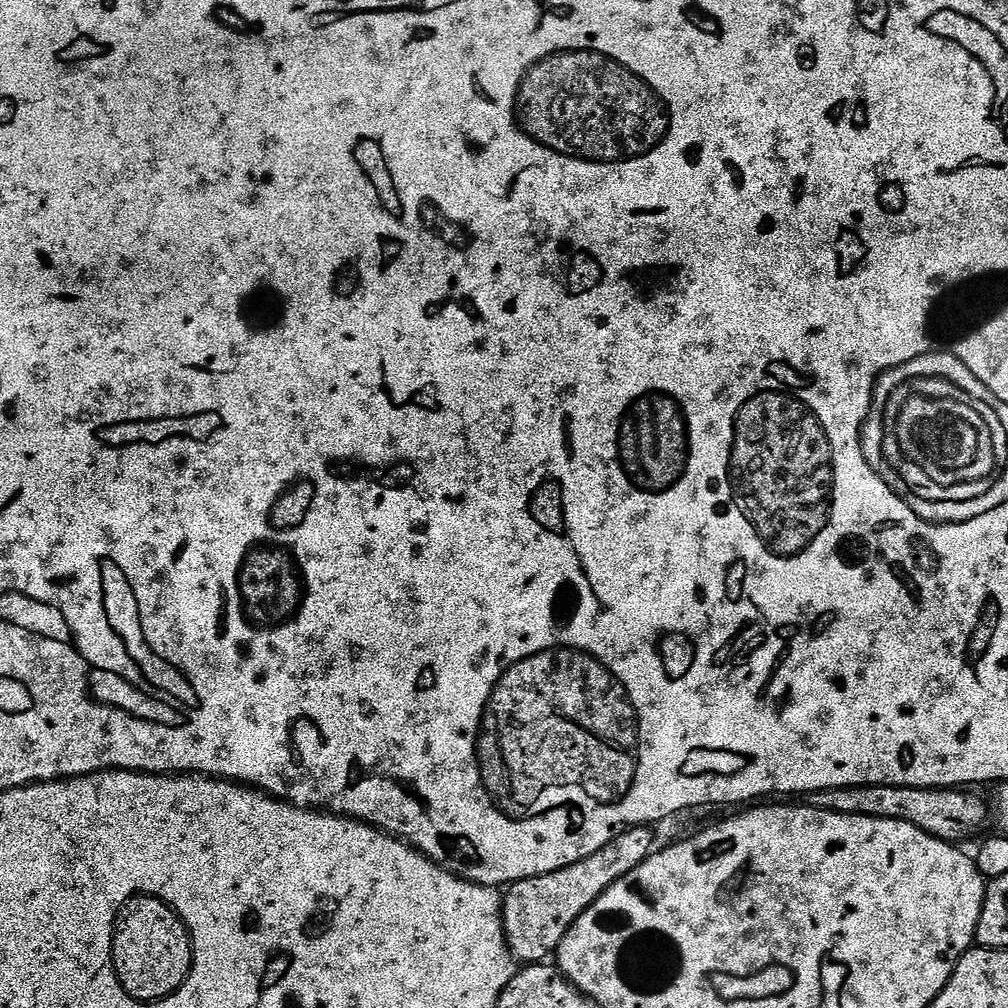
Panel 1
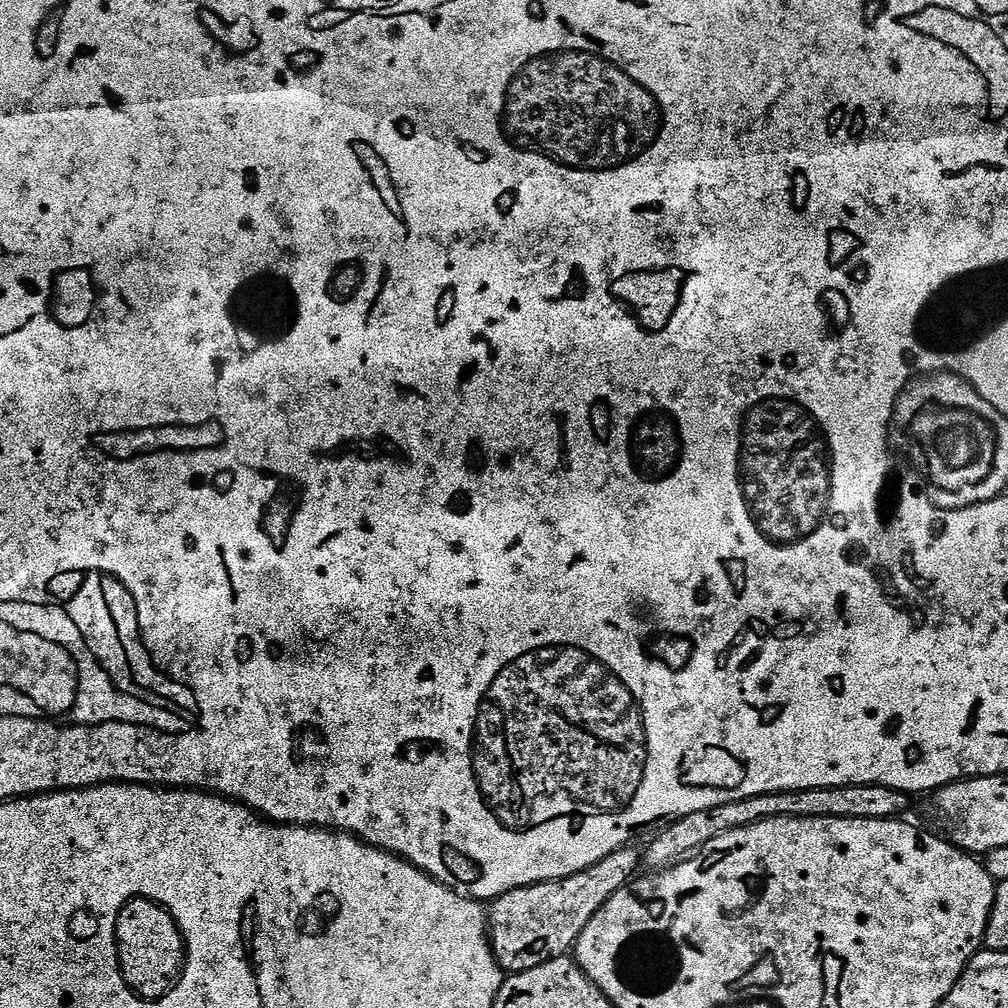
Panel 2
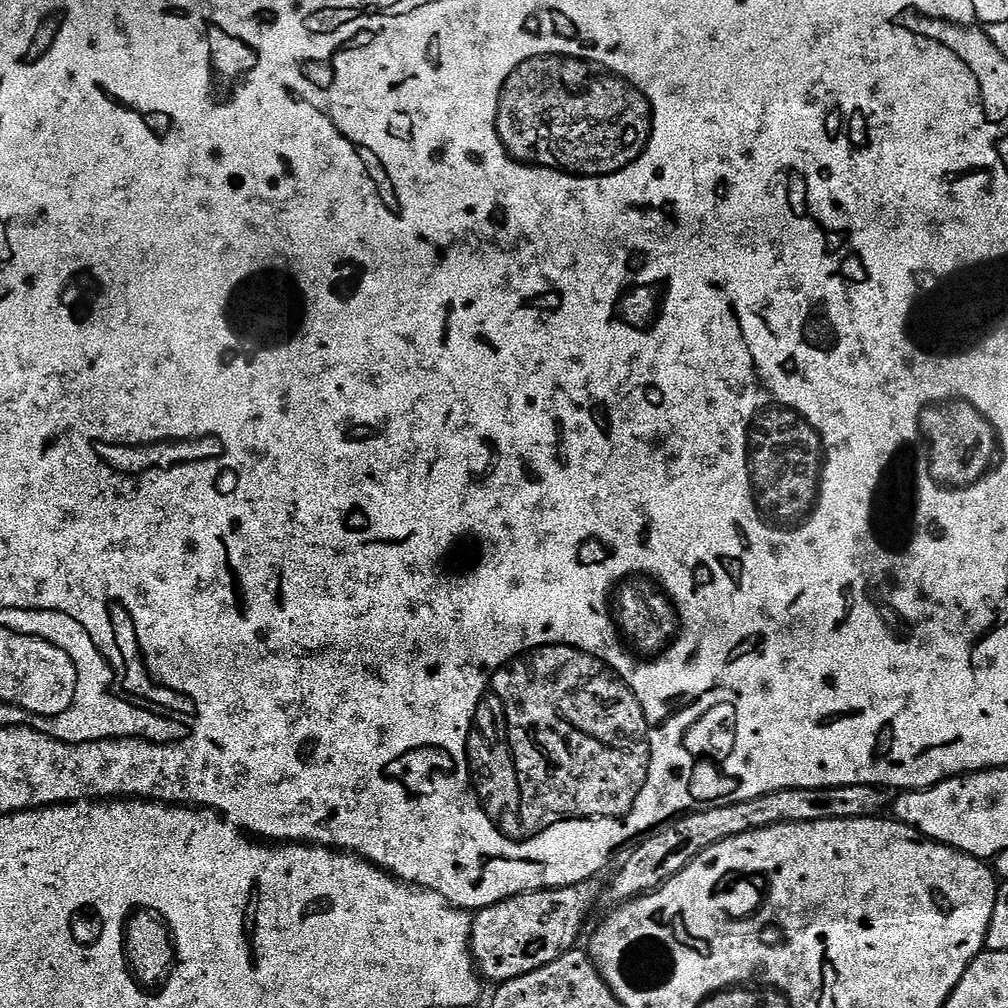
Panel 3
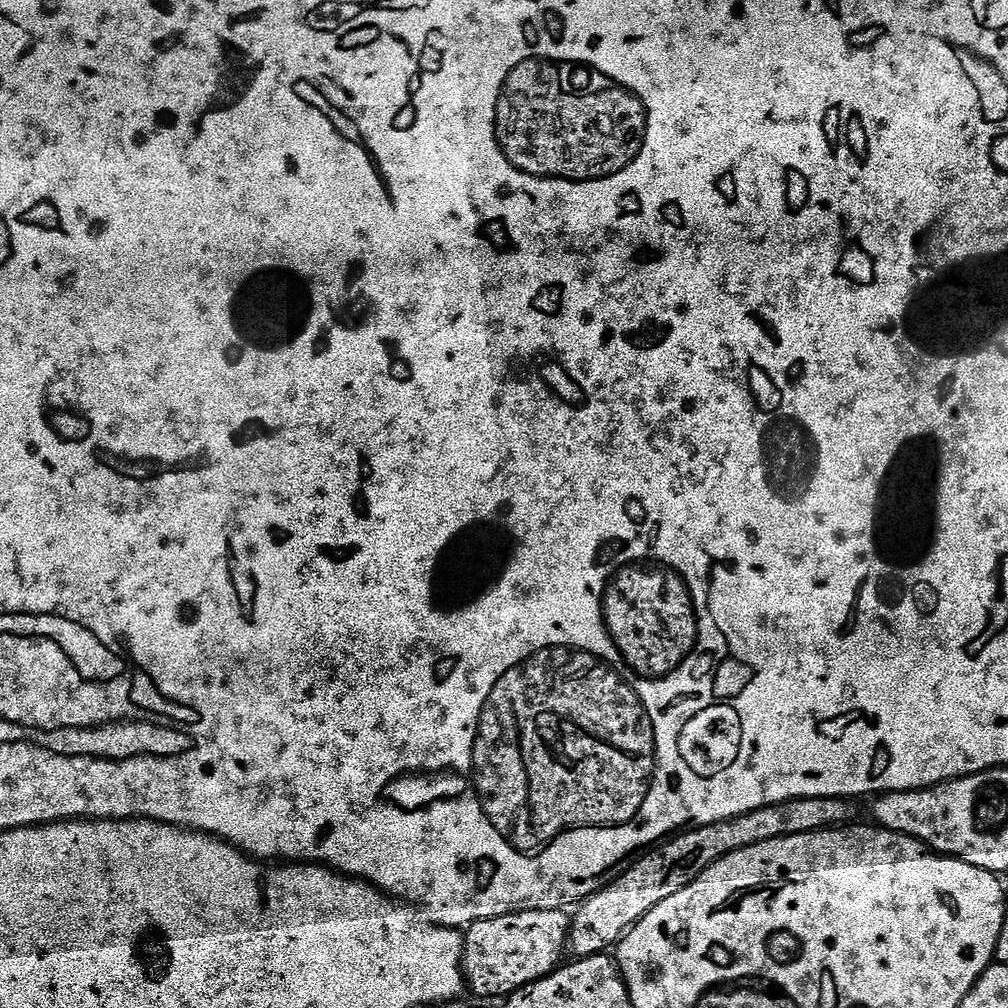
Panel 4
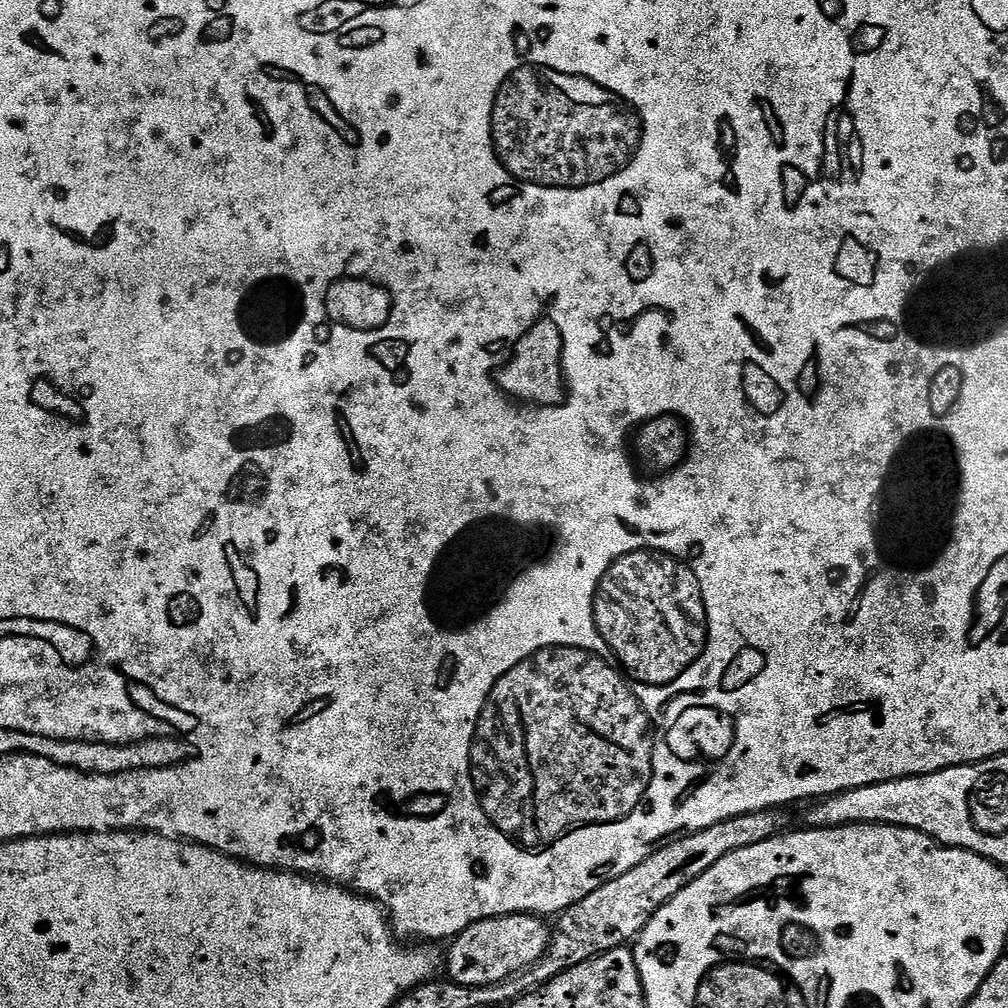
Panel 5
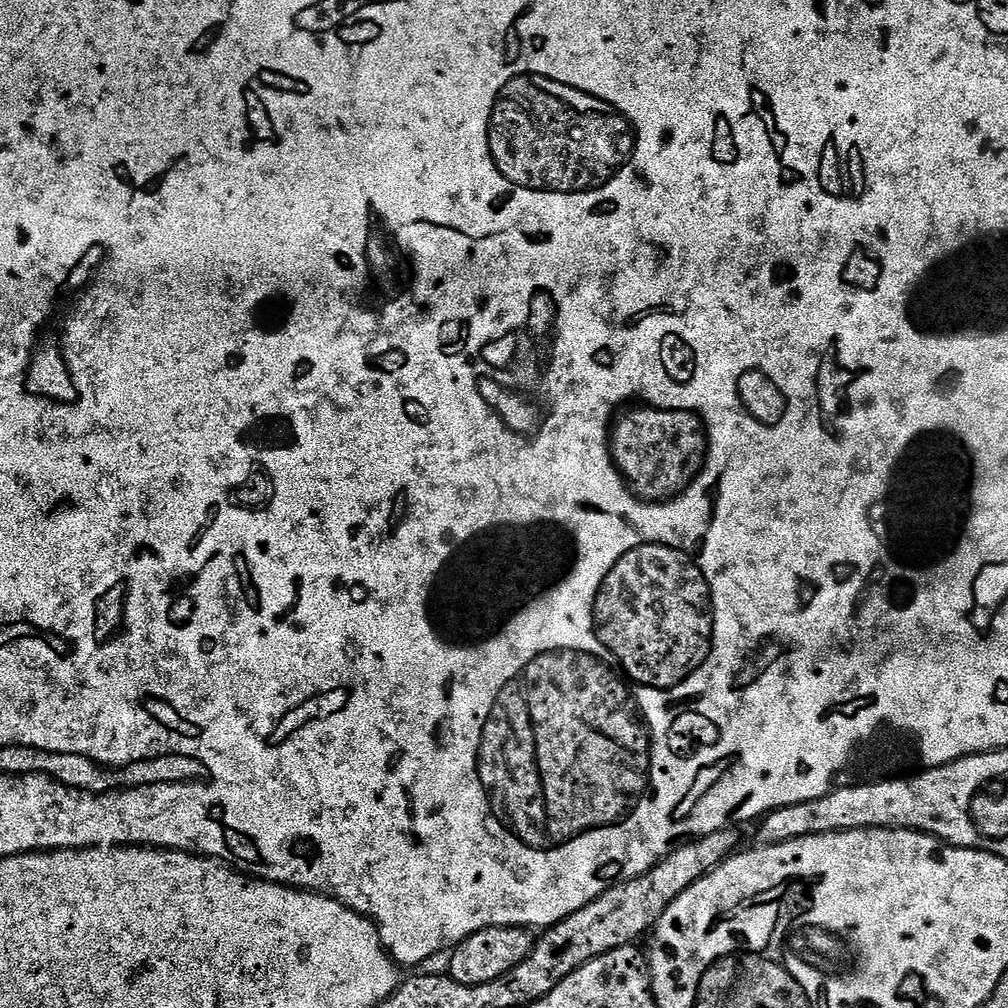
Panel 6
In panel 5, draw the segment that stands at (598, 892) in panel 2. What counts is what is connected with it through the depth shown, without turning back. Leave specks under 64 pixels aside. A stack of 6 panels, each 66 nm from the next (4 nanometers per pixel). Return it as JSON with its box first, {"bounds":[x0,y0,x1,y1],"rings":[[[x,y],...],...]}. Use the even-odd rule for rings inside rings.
{"bounds":[447,912,550,988],"rings":[[[527,912],[474,922],[451,941],[447,973],[451,983],[460,984],[463,988],[481,988],[527,972],[548,949],[550,928],[544,924],[547,923],[541,917],[529,916]]]}

